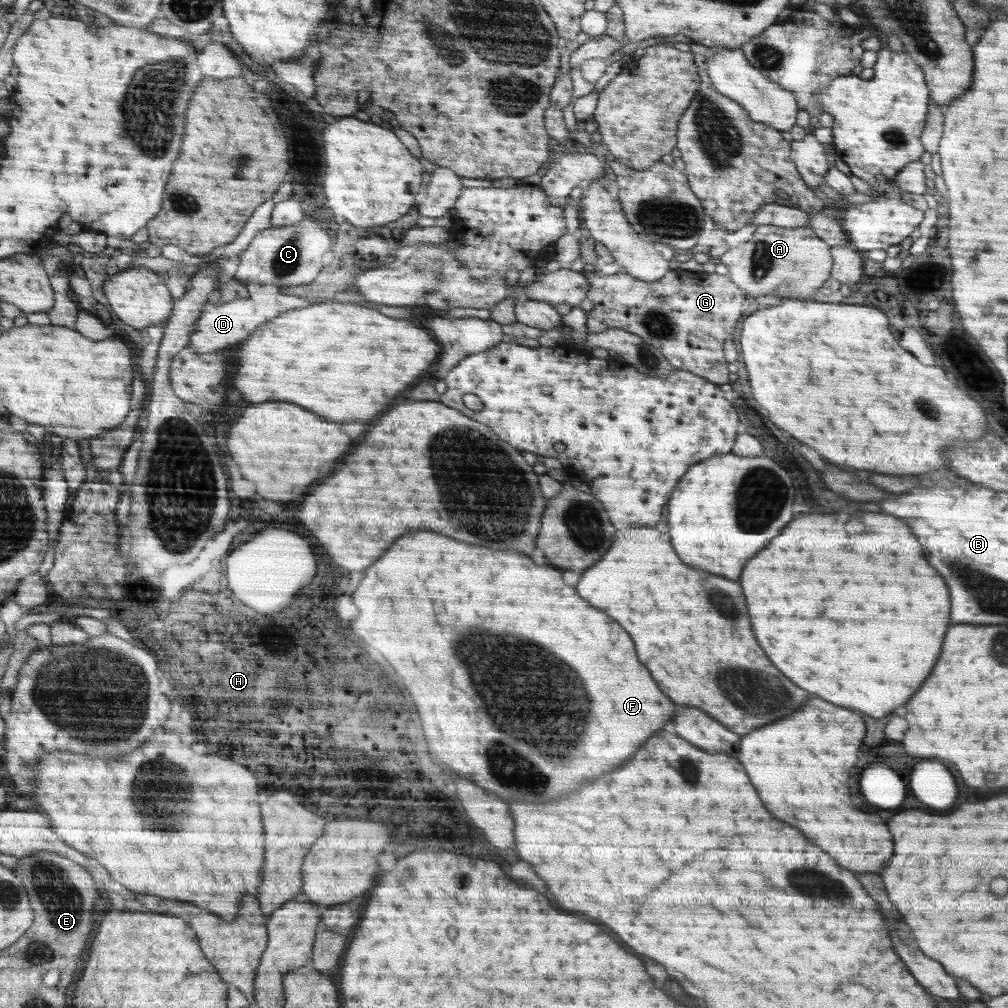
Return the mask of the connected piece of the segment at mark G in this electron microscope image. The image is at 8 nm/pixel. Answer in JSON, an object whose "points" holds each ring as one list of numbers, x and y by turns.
{"points":[[621,269,612,275,583,272,590,284,587,298,594,303,594,308,588,313,587,329,589,333,602,333,609,328,621,328,626,332,635,333,648,344,658,348,676,369,686,370,702,376,714,384,728,382,728,362,724,354,726,338,734,332,736,322,742,318,745,290,740,290,727,275,717,273,702,274,698,278,680,278,675,271,668,272,662,280,639,280]]}

